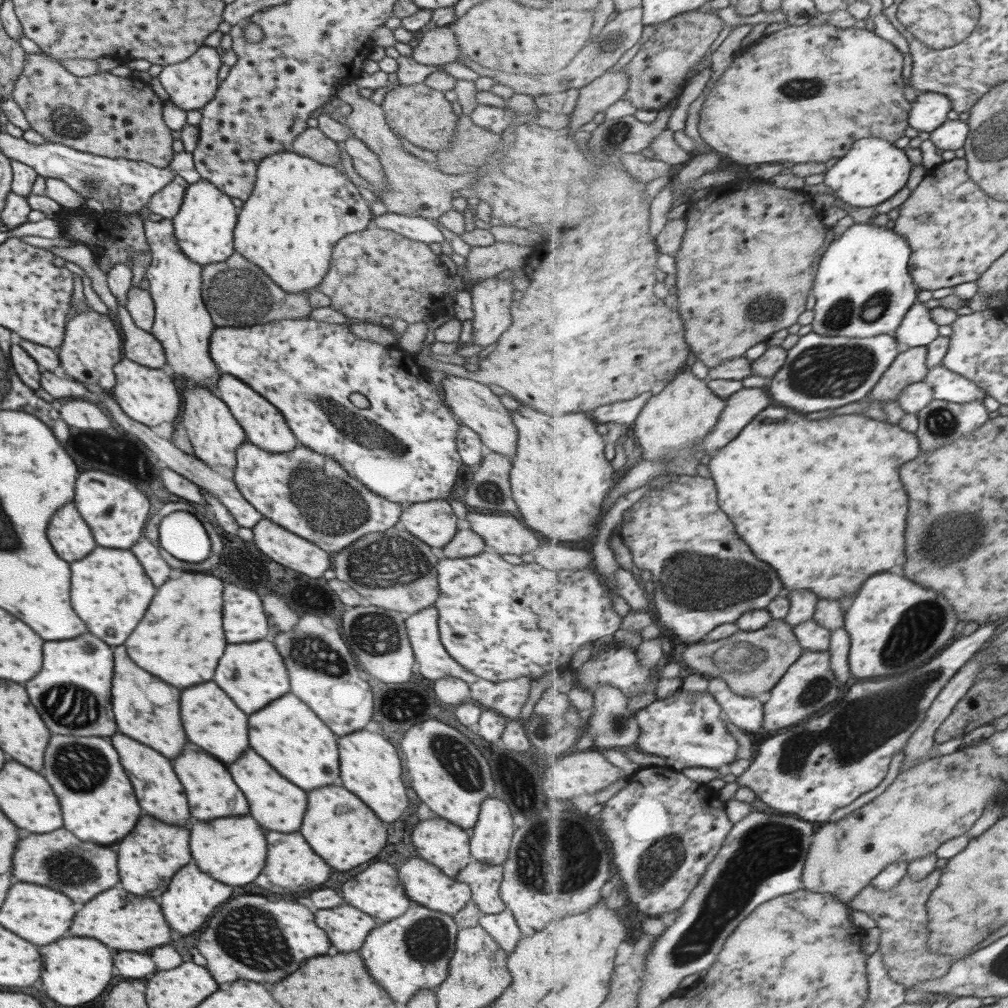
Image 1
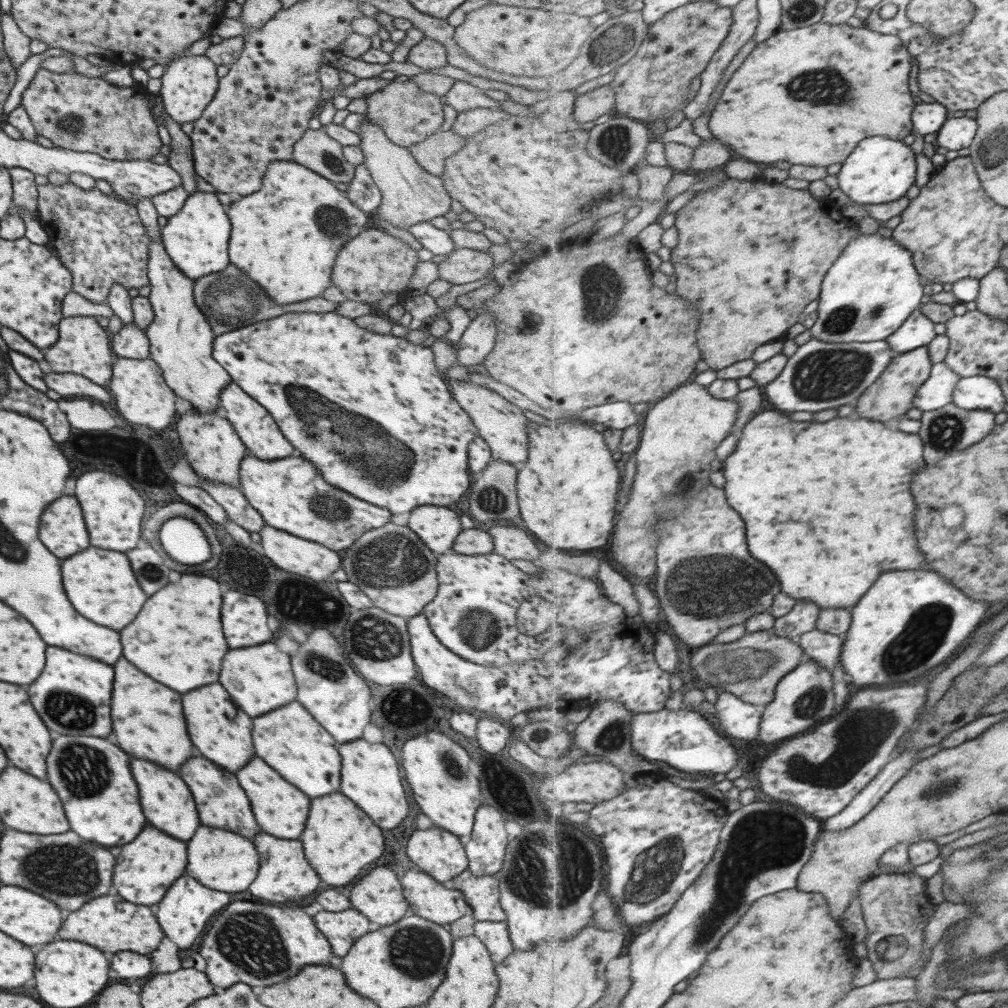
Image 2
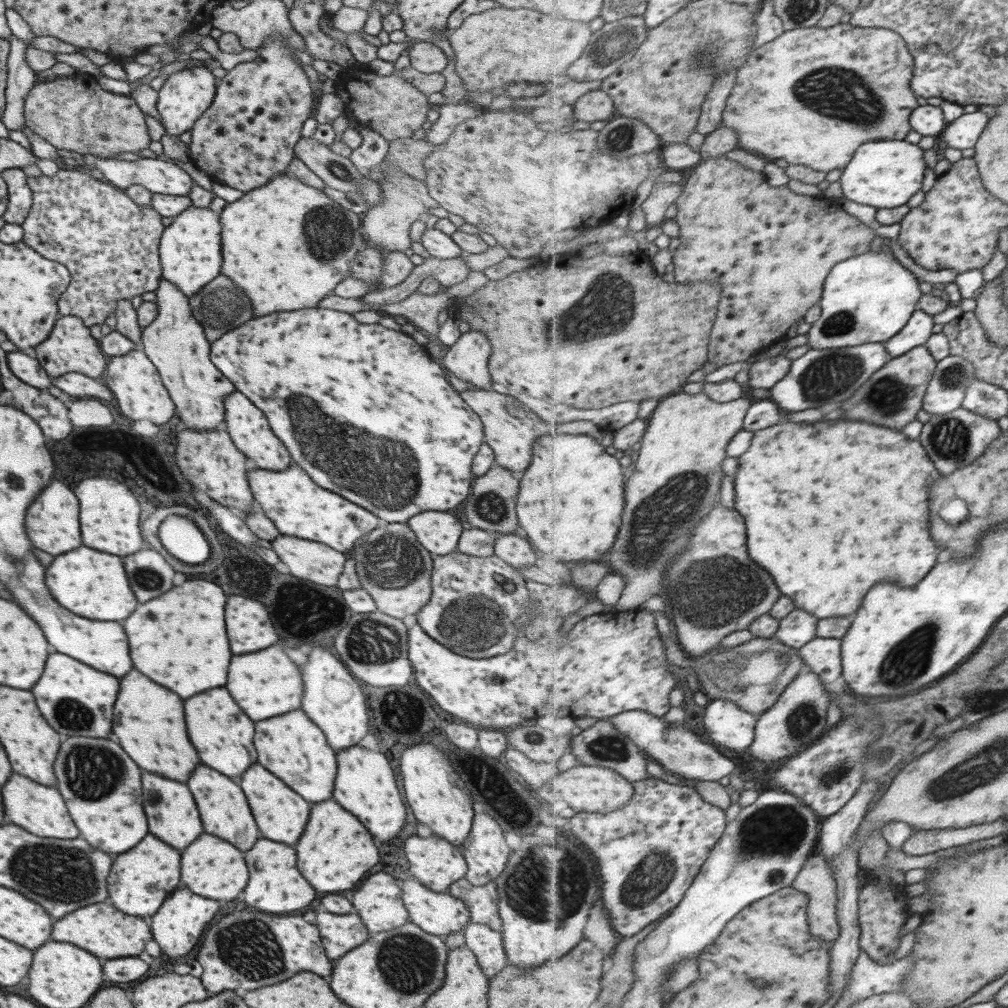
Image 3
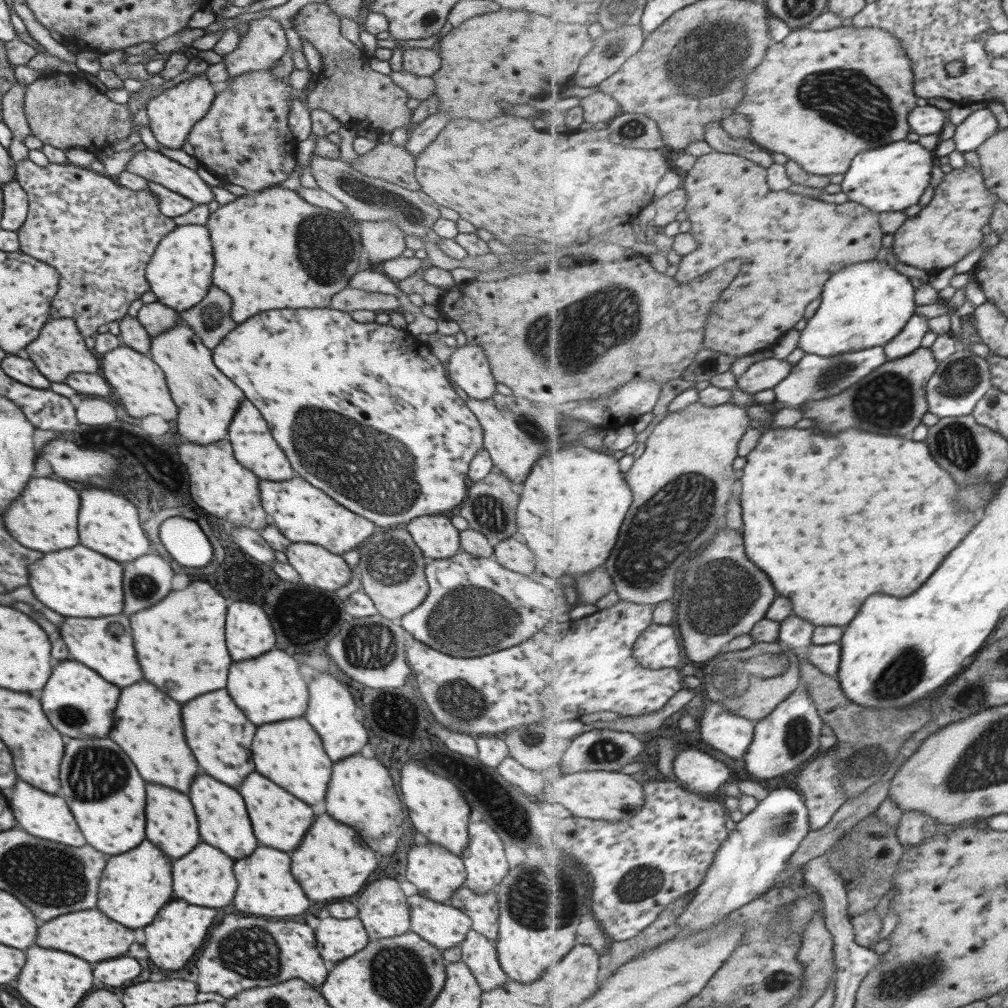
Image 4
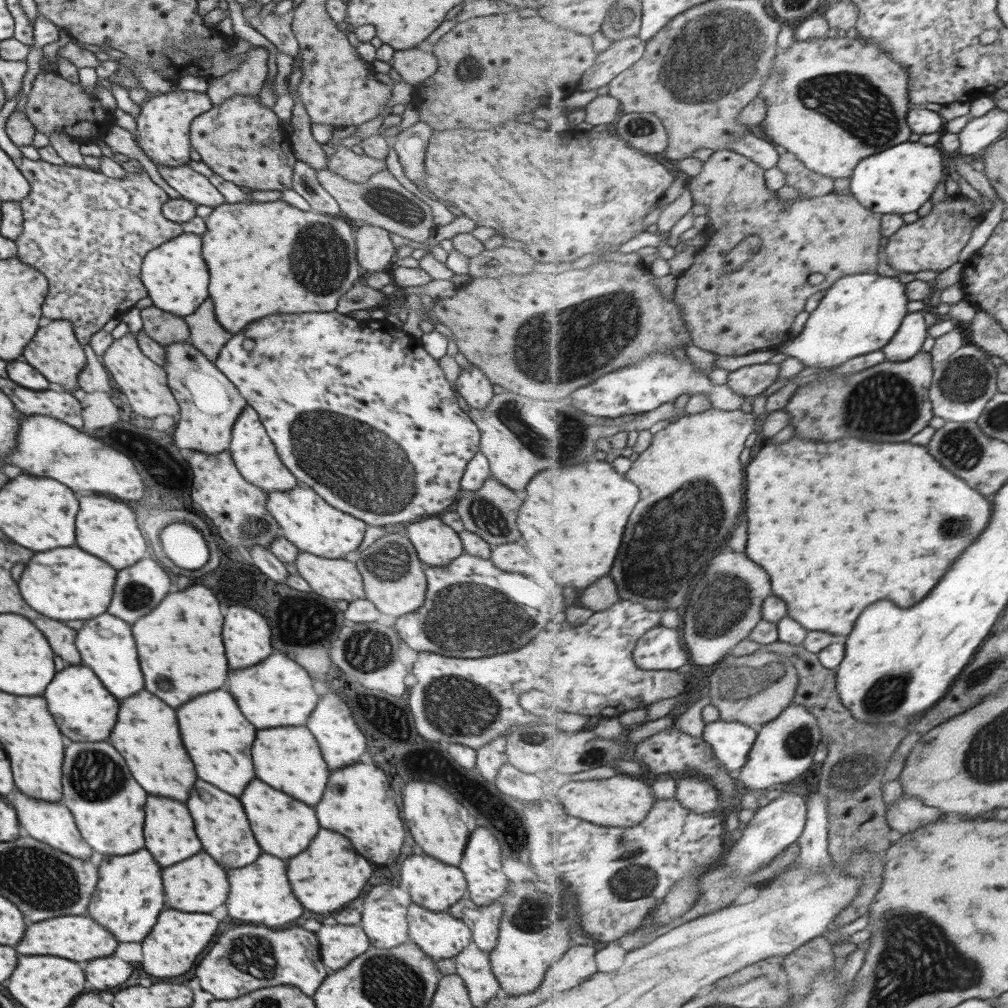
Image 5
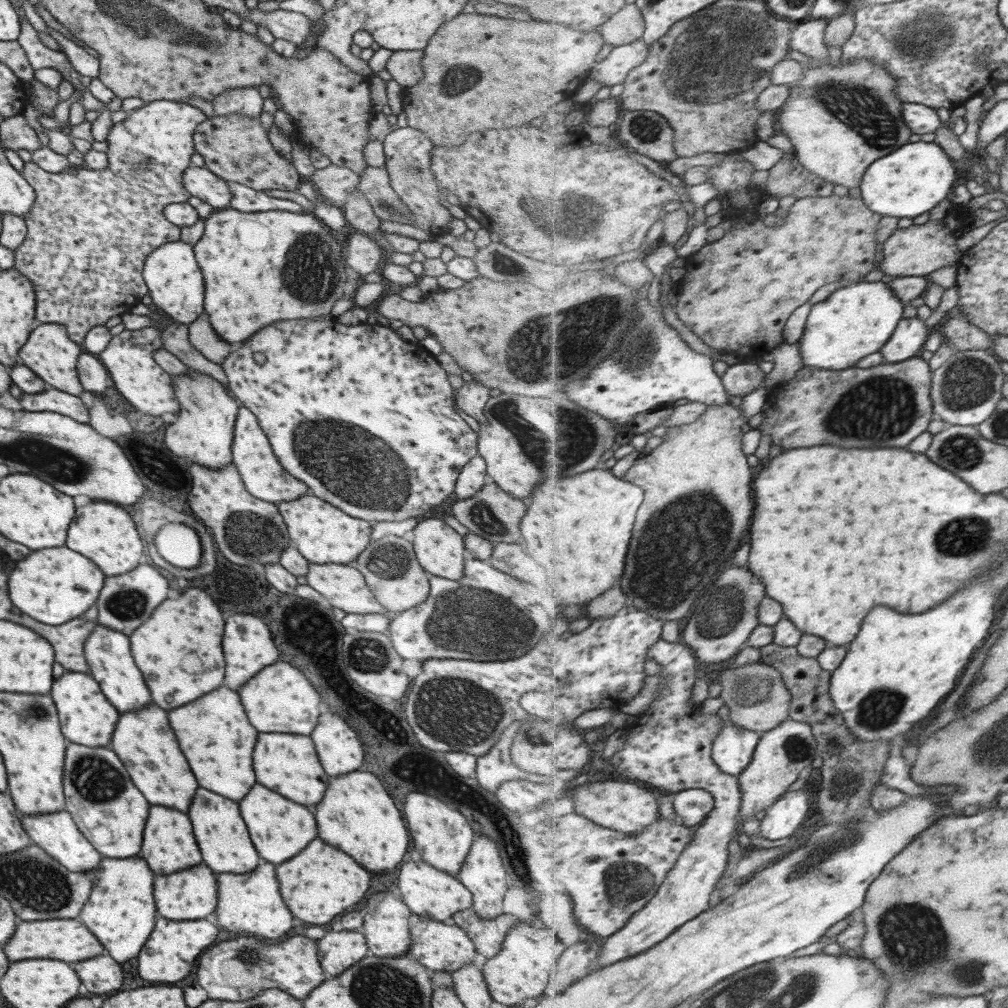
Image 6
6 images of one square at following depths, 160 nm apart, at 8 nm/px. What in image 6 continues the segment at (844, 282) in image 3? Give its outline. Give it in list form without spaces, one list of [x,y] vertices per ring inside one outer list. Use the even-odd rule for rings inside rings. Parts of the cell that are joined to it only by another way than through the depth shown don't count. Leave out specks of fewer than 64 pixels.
[[[860,280],[859,282],[848,283],[845,288],[836,290],[827,300],[812,306],[805,335],[800,341],[804,365],[831,371],[856,367],[863,358],[879,352],[889,342],[889,338],[900,327],[905,306],[906,303],[896,295],[890,284],[881,281],[866,282]]]

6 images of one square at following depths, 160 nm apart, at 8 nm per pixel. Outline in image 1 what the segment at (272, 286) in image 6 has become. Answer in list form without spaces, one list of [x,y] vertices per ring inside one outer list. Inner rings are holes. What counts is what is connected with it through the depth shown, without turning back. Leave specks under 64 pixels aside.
[[[295,151],[271,153],[256,166],[256,179],[249,198],[236,214],[233,248],[258,266],[282,291],[311,292],[329,268],[333,245],[342,237],[365,229],[373,217],[357,188],[337,167],[321,164]]]

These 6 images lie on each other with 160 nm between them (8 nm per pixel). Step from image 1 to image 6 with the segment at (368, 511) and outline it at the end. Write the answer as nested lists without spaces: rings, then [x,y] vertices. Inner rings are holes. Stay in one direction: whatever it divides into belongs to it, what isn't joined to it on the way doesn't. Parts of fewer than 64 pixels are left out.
[[[305,494],[298,496],[295,500],[281,501],[275,505],[285,523],[288,538],[308,563],[353,564],[357,555],[370,543],[371,526],[366,520],[353,518],[316,496]]]

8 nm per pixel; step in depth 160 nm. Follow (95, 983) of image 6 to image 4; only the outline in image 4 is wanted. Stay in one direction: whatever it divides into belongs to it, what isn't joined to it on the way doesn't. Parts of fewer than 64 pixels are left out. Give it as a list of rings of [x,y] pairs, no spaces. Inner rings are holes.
[[[121,956],[115,960],[105,960],[105,962],[97,962],[93,966],[93,978],[99,982],[99,986],[123,986],[125,982],[133,980],[137,974],[141,972],[137,960]]]

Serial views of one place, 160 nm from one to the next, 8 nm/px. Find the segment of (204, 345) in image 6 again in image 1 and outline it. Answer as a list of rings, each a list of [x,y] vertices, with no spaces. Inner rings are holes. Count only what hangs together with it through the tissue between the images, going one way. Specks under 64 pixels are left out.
[[[234,252],[228,256],[223,262],[211,263],[202,265],[201,269],[201,298],[205,304],[207,312],[210,314],[214,327],[225,328],[248,328],[249,326],[256,326],[267,324],[271,321],[281,320],[285,318],[299,319],[307,317],[311,308],[308,305],[308,293],[287,294],[282,291],[262,270],[250,263],[244,256],[238,252]]]

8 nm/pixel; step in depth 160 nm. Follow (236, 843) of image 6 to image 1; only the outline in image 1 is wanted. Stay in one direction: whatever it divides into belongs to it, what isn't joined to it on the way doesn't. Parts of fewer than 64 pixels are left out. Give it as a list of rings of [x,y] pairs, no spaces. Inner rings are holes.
[[[185,744],[181,754],[173,760],[173,770],[175,776],[179,778],[181,786],[185,788],[187,804],[189,804],[189,814],[195,820],[213,820],[213,818],[223,818],[223,816],[243,816],[247,814],[247,802],[239,788],[233,784],[229,772],[221,762],[211,758],[207,752],[197,748],[195,744]]]

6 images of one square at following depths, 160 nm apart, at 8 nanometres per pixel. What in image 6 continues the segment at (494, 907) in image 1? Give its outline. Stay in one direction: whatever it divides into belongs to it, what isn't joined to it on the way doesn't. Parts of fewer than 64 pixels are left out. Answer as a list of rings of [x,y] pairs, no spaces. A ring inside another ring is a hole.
[[[471,907],[456,912],[449,922],[462,928],[471,939],[479,960],[486,960],[497,955],[505,933],[514,926],[517,918],[511,914],[501,913],[492,919],[481,918]]]

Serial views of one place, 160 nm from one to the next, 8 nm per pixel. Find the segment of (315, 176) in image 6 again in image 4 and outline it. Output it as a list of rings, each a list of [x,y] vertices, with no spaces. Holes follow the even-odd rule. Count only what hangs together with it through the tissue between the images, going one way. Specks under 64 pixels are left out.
[[[377,142],[369,152],[358,155],[356,161],[348,165],[365,176],[417,192],[420,186],[414,177],[414,157],[403,145]]]

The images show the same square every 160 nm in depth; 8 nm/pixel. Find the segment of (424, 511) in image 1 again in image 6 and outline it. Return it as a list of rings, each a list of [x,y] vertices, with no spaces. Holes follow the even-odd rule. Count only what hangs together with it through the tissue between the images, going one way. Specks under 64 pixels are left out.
[[[423,518],[412,528],[411,546],[416,561],[428,574],[459,580],[463,572],[462,536],[437,518]]]

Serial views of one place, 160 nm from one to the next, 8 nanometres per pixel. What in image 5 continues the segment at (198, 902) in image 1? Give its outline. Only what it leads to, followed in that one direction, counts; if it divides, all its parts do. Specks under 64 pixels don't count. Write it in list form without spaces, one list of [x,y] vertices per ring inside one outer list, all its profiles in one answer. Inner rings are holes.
[[[163,908],[149,930],[149,936],[145,936],[141,944],[143,970],[147,970],[149,976],[157,978],[171,978],[187,972],[193,966],[195,958],[201,954],[201,950],[211,943],[215,930],[217,921],[209,913],[181,912]]]

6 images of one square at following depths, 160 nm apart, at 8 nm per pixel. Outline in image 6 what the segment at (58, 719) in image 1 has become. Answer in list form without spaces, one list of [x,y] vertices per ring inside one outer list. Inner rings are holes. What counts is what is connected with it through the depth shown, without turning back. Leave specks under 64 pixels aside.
[[[66,671],[67,674],[53,680],[49,698],[55,704],[61,734],[75,744],[91,748],[107,746],[115,728],[118,716],[117,709],[104,697],[96,680],[89,673]]]

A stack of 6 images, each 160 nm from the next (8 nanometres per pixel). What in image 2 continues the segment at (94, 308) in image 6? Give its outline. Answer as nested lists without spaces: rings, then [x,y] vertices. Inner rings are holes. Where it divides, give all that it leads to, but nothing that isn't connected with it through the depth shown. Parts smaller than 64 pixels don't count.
[[[184,54],[184,57],[173,59],[159,77],[161,86],[157,96],[162,102],[164,112],[178,125],[197,120],[201,111],[215,94],[218,78],[215,75],[216,64],[207,55]],[[64,182],[63,184],[43,184],[37,185],[36,187],[36,210],[38,211],[38,222],[40,228],[45,231],[45,234],[49,236],[51,246],[51,252],[56,251],[58,253],[57,258],[61,261],[61,264],[68,268],[70,275],[72,276],[73,285],[71,292],[81,295],[83,298],[90,300],[92,303],[105,304],[107,302],[108,290],[111,288],[113,283],[120,284],[124,289],[139,288],[140,286],[148,284],[148,278],[146,275],[146,262],[148,259],[148,246],[149,237],[148,233],[145,232],[144,225],[141,224],[140,218],[138,217],[136,208],[133,203],[123,201],[119,199],[115,194],[103,195],[95,187],[89,189],[89,191],[83,191],[81,188],[73,185],[72,183]]]

